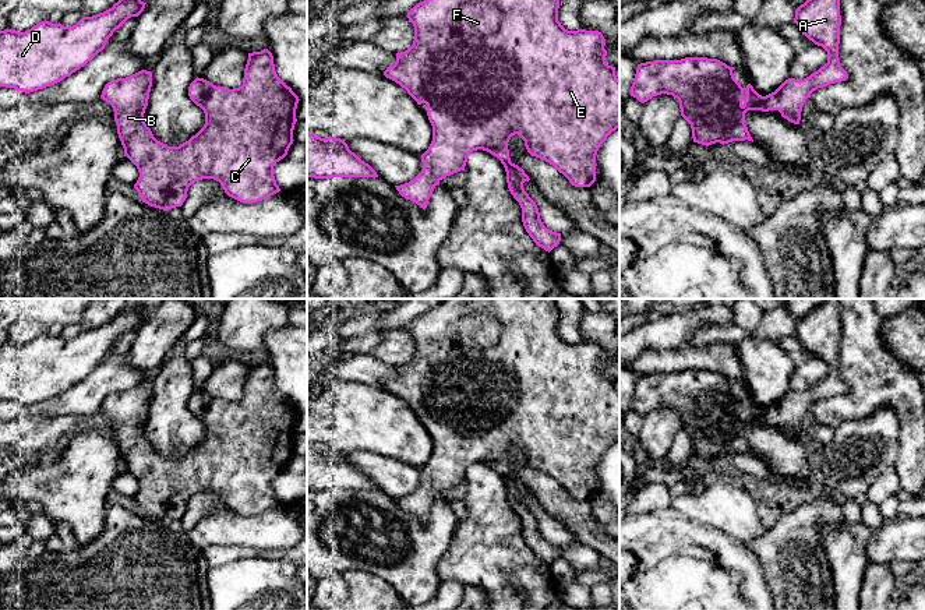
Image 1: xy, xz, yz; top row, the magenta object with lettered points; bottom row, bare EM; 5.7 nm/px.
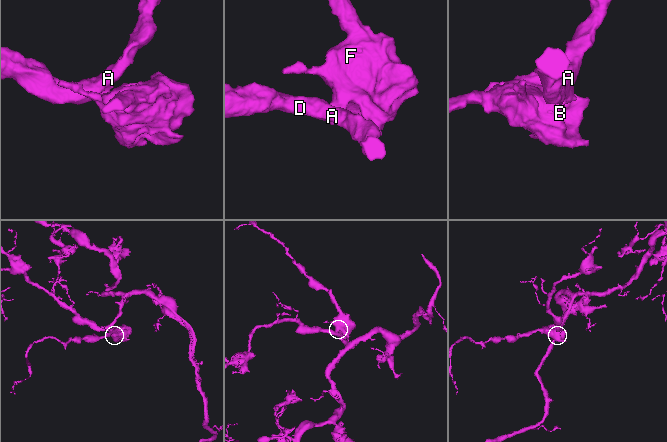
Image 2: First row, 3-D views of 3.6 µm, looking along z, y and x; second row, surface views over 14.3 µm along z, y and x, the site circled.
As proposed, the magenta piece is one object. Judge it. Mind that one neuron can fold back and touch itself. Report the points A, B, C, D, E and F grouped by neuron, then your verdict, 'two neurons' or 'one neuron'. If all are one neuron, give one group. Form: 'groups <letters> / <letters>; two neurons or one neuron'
groups A B C D E F; one neuron

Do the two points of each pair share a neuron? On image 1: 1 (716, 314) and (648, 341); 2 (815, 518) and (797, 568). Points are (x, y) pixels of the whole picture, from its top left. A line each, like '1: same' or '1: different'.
1: same
2: same

